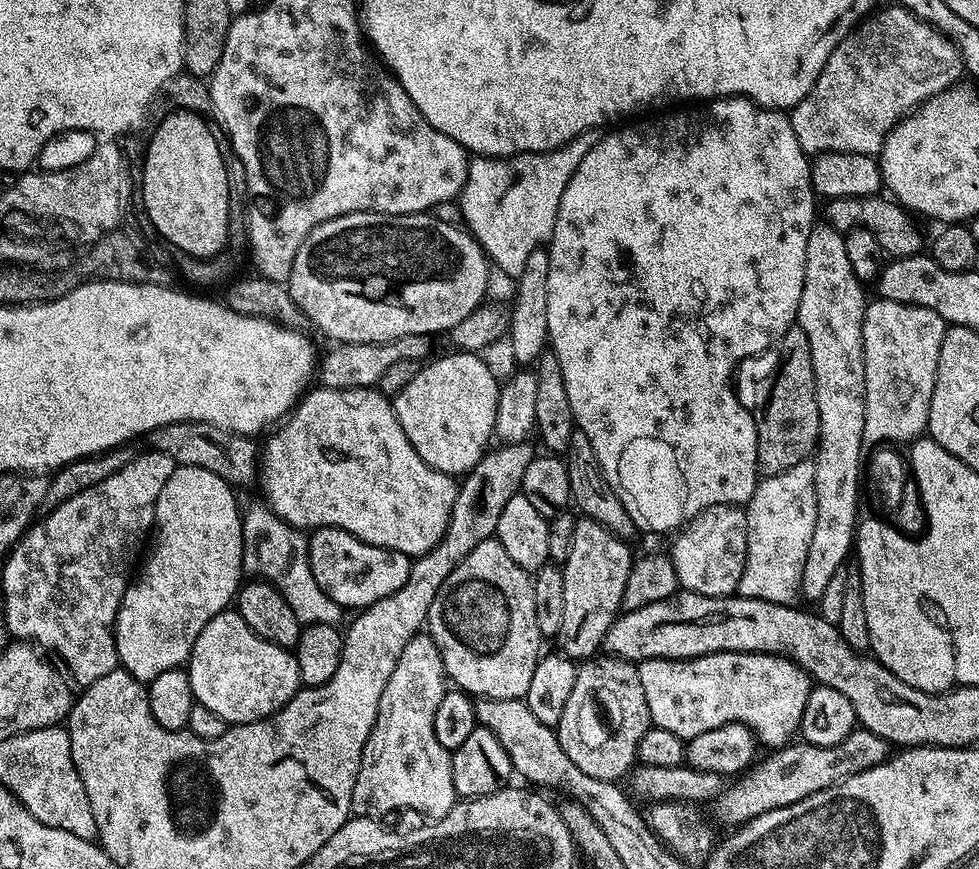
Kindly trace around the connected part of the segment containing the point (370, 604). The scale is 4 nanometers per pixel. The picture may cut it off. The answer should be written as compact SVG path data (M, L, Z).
M332 548L311 549L310 563L314 582L321 593L335 607L337 604L340 608L369 610L395 596L408 577L408 568L405 565L384 564L381 568L367 568L358 557L351 556L348 552L335 552Z

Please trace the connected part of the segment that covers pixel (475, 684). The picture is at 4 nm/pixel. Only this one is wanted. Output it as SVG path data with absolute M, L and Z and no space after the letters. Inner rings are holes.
M495 538L484 540L474 546L470 555L452 571L450 583L437 594L430 606L427 635L431 636L438 650L447 679L451 683L453 680L457 684L453 685L469 697L523 701L530 690L530 678L534 678L536 663L542 659L542 637L534 614L535 595L529 581L519 578L524 579L518 575L516 566L509 562L498 541Z

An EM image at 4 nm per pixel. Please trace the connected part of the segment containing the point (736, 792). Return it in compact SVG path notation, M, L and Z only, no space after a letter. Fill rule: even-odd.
M854 730L841 744L829 748L804 746L801 747L801 752L791 752L790 749L791 747L785 746L773 751L769 755L772 756L769 760L762 761L760 765L757 763L751 771L735 781L737 784L733 788L727 787L722 794L711 801L712 816L722 827L735 830L741 824L748 824L754 818L772 812L776 808L785 808L809 800L827 788L834 788L868 768L884 763L890 756L889 743L867 730Z

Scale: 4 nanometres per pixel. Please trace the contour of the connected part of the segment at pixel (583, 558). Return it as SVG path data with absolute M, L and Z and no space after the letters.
M584 518L573 527L568 557L562 562L562 626L558 643L565 657L584 660L601 651L604 635L621 615L622 594L634 555L602 524Z

